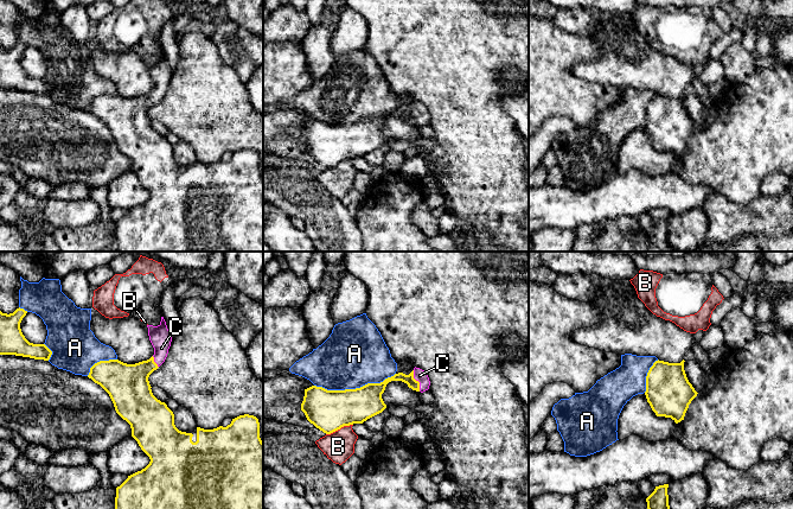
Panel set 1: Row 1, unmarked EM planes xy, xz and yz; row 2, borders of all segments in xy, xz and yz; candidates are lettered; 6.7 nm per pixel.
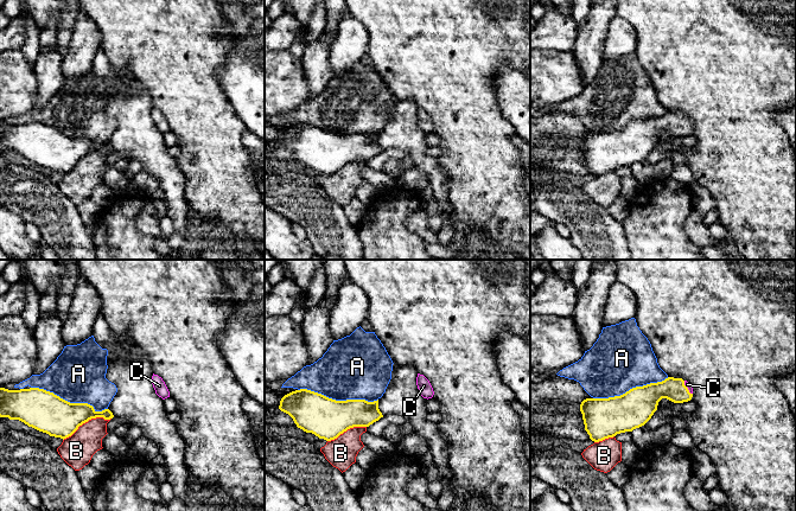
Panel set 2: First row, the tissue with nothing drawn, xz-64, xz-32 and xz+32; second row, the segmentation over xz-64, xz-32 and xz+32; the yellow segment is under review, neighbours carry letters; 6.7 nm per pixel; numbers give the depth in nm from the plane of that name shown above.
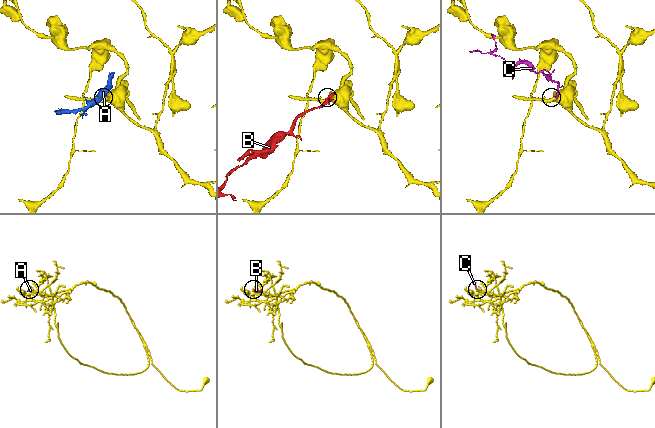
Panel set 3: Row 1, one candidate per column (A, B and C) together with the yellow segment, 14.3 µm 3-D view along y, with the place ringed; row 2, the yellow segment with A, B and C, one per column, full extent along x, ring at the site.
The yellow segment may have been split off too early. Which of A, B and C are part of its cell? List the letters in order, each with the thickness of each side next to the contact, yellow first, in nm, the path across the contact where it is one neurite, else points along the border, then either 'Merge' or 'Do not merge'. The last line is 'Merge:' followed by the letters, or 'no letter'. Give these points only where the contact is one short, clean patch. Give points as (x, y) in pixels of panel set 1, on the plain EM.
A: Thickness 280 nm (yellow) against 420 nm. Do not merge
B: Thickness 280 nm (yellow) against 200 nm. Boundary: xz (352, 158), (344, 159), (326, 169). Do not merge
C: Thickness 70 nm (yellow) against 90 nm. Path across: xz (409, 114), (417, 115), (420, 109). Merge
Merge: C

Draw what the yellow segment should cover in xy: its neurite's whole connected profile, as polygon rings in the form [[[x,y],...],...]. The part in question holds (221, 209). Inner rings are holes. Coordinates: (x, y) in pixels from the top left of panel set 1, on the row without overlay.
[[[164,51],[158,61],[147,59],[154,89],[135,98],[119,94],[100,95],[88,109],[110,131],[116,147],[132,163],[132,171],[149,191],[149,198],[130,210],[116,222],[115,244],[119,252],[263,252],[263,176],[260,172],[260,157],[254,149],[244,148],[232,153],[226,161],[213,164],[197,161],[197,176],[192,167],[179,165],[174,148],[165,136],[158,134],[149,119],[149,109],[166,94],[172,71]]]

